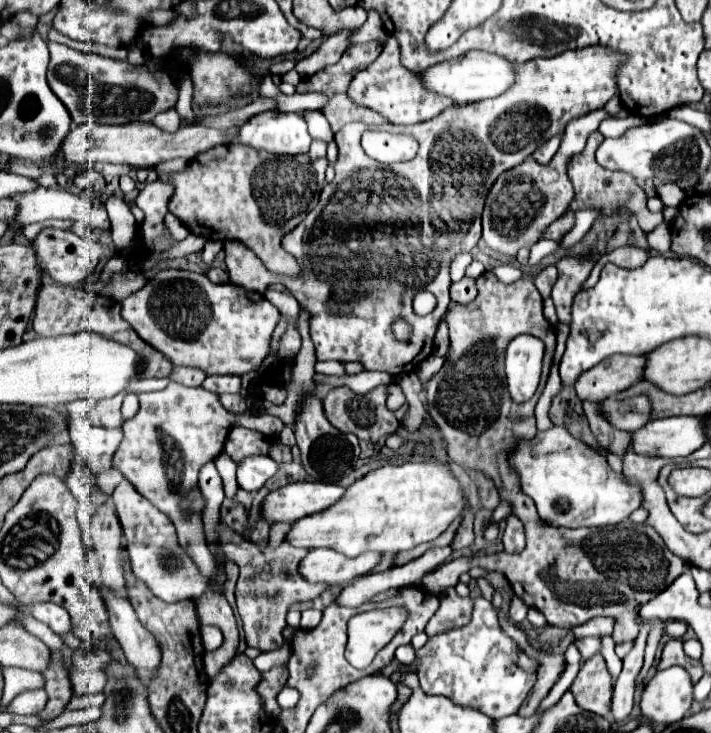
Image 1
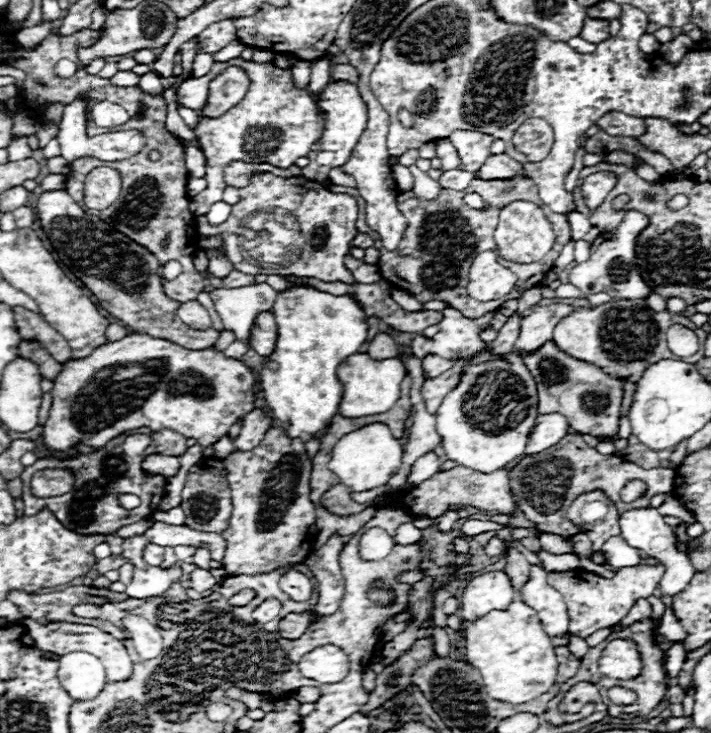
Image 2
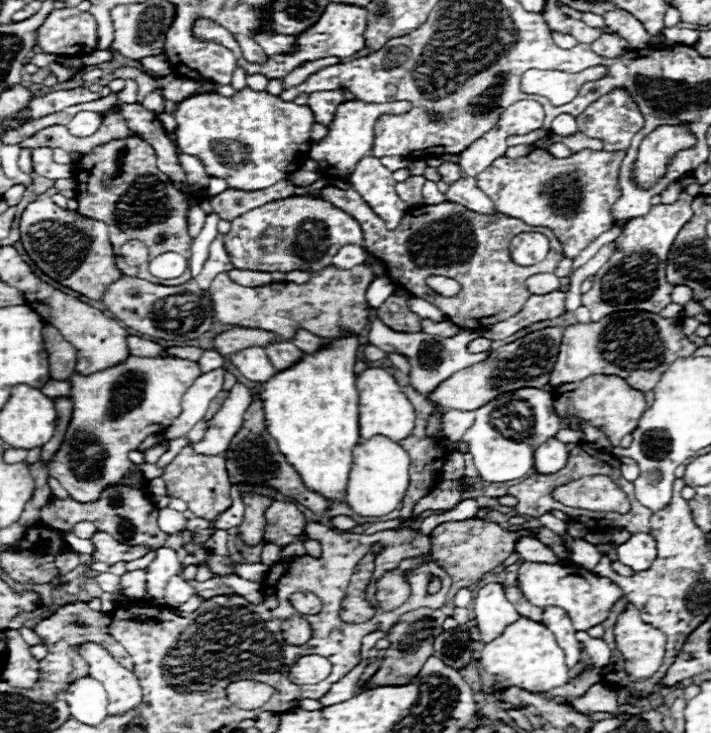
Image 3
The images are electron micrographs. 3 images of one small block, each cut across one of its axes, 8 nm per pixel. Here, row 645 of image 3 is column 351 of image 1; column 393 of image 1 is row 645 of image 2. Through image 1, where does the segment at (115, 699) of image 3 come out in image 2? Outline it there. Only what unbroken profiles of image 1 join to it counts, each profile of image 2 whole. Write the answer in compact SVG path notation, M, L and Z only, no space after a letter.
M20 620L22 626L26 626L28 634L36 640L36 646L42 650L50 650L54 654L68 654L72 650L84 650L96 658L102 660L102 666L106 668L106 678L108 682L124 682L132 676L132 662L130 656L126 652L126 648L122 646L122 642L118 642L116 638L112 638L108 632L102 632L96 626L84 626L84 624L68 624L68 622L52 622L48 626L42 626L38 622L32 620Z

